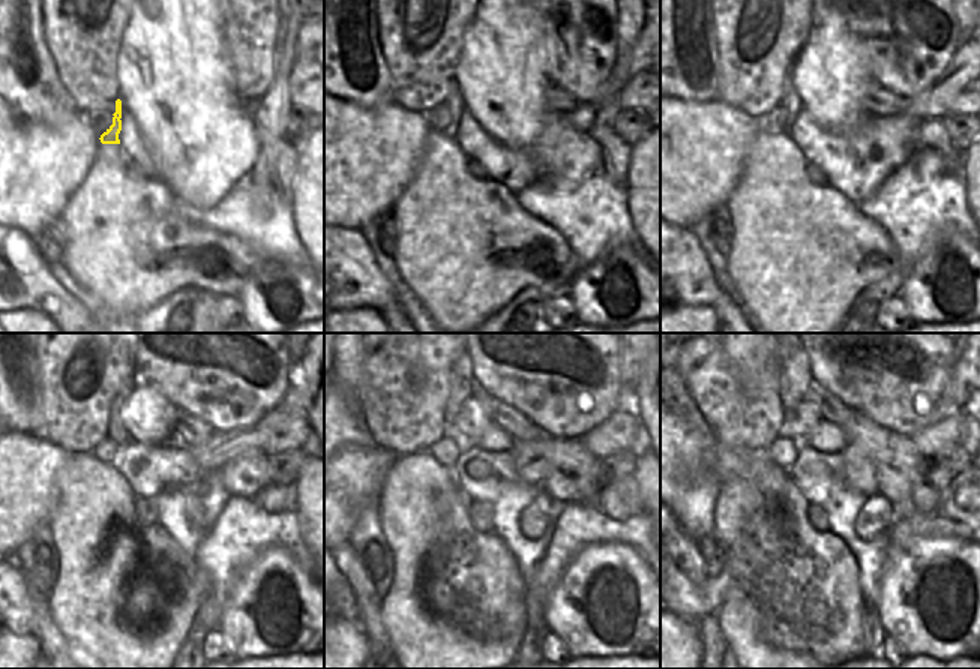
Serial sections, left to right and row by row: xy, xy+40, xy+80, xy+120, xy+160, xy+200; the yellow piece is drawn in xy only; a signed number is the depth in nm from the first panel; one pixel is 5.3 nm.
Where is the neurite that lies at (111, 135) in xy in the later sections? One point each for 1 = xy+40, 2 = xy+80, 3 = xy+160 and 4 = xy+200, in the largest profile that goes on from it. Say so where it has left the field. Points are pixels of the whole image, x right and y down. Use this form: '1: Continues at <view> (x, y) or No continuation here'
1: Continues at xy+40 (455, 102)
2: Continues at xy+80 (791, 102)
3: Continues at xy+160 (461, 389)
4: Continues at xy+200 (794, 374).

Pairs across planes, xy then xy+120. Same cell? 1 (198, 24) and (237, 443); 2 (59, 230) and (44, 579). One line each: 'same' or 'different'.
1: different
2: same

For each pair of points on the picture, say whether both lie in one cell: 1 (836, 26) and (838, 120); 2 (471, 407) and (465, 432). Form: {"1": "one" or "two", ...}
{"1": "one", "2": "one"}

